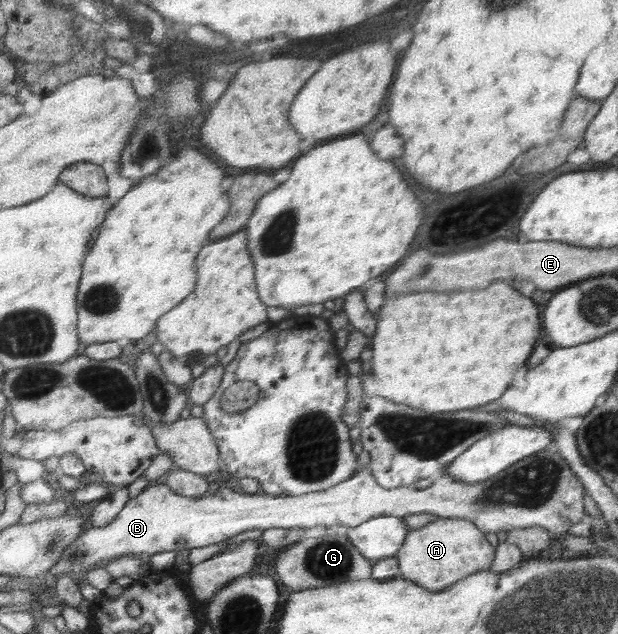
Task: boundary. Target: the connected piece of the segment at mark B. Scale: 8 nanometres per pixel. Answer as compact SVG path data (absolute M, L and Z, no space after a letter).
M544 448L529 458L522 459L511 467L498 472L492 479L482 480L481 483L468 483L452 479L443 475L442 479L434 480L434 483L418 490L414 485L395 489L382 488L373 473L365 467L360 469L357 475L351 476L337 487L327 491L315 492L301 496L271 496L263 492L255 494L239 494L234 492L227 484L221 484L220 488L212 493L207 492L199 499L180 496L165 483L154 483L137 496L130 499L125 507L117 514L117 518L103 526L103 528L87 529L85 534L71 542L71 546L59 560L59 564L47 575L47 583L55 580L57 576L83 574L87 571L107 564L112 559L127 556L151 556L159 552L170 550L190 550L199 546L209 546L217 542L225 541L247 530L261 530L273 528L301 528L303 530L316 526L325 526L331 531L344 531L347 528L357 527L379 516L407 517L421 513L430 513L440 519L461 518L473 521L478 529L485 533L499 533L500 531L512 531L515 529L527 529L531 527L545 528L557 539L567 534L575 524L587 520L587 512L583 507L586 488L577 475L571 471L569 464L559 453L553 453Z

